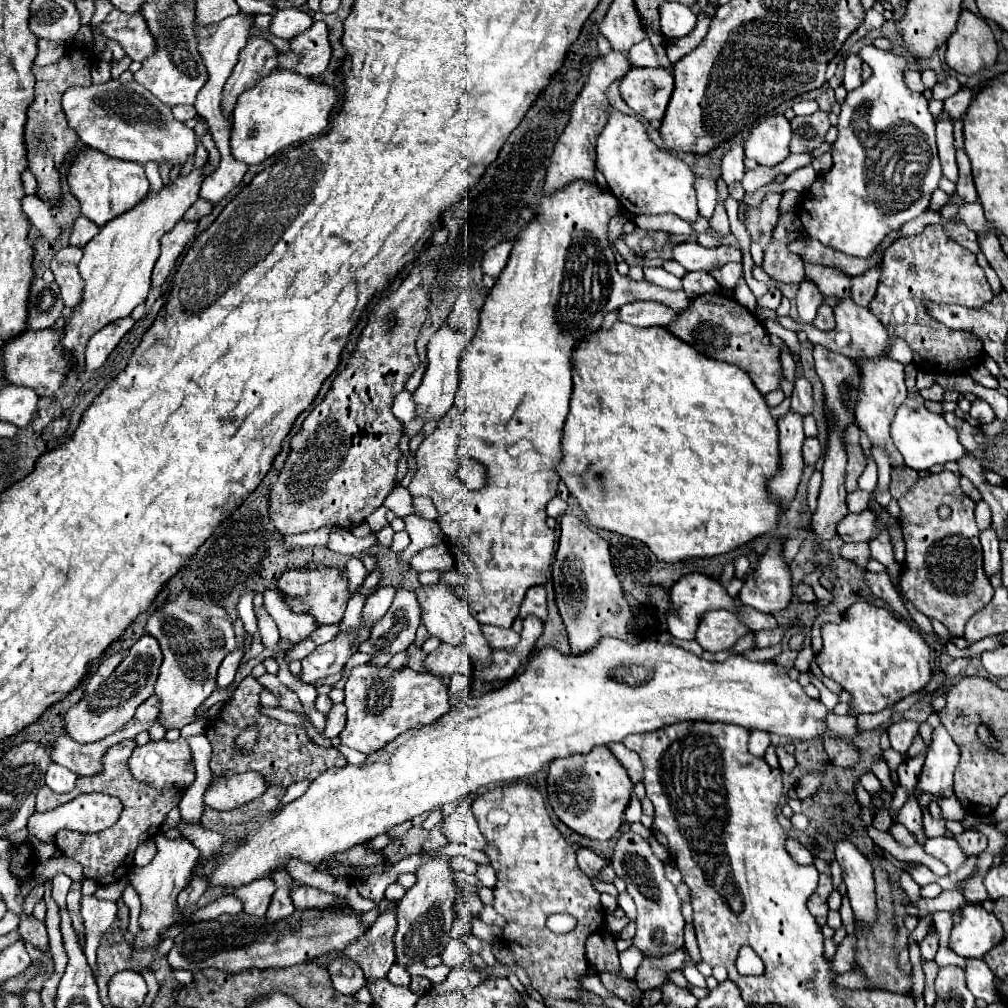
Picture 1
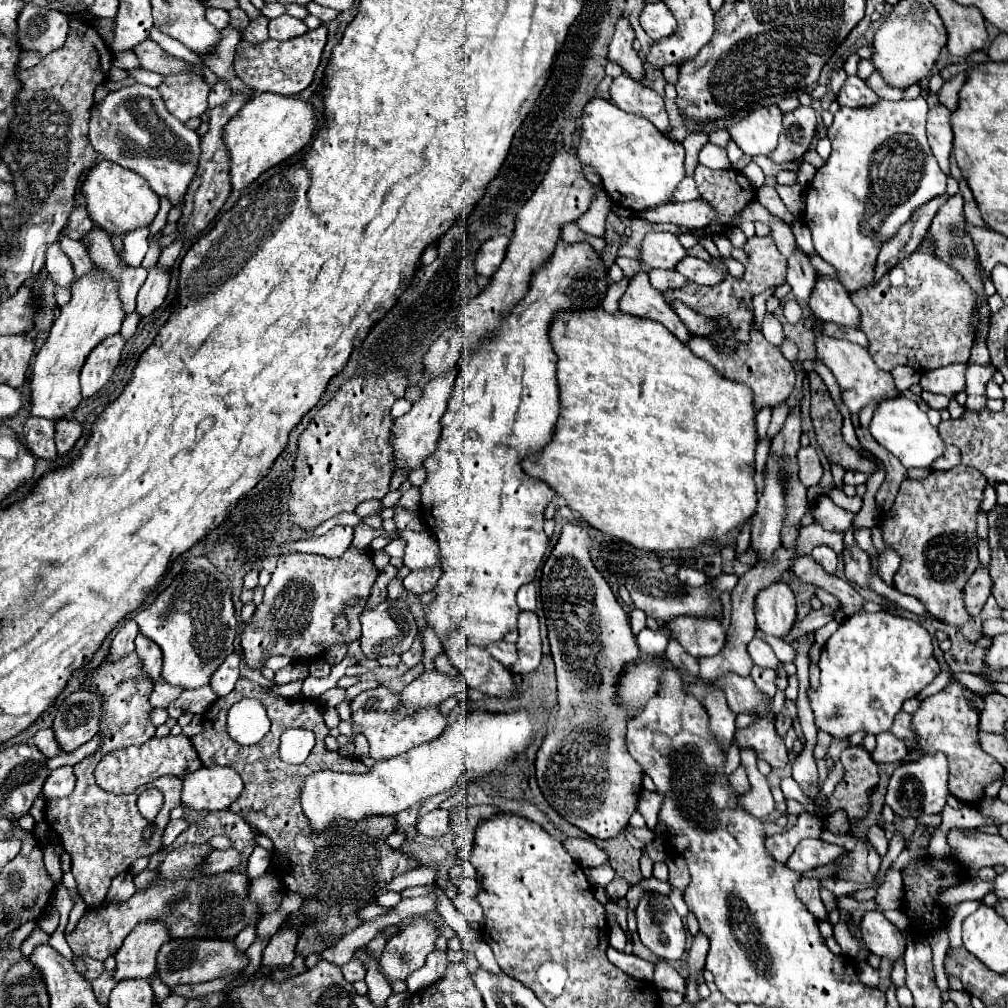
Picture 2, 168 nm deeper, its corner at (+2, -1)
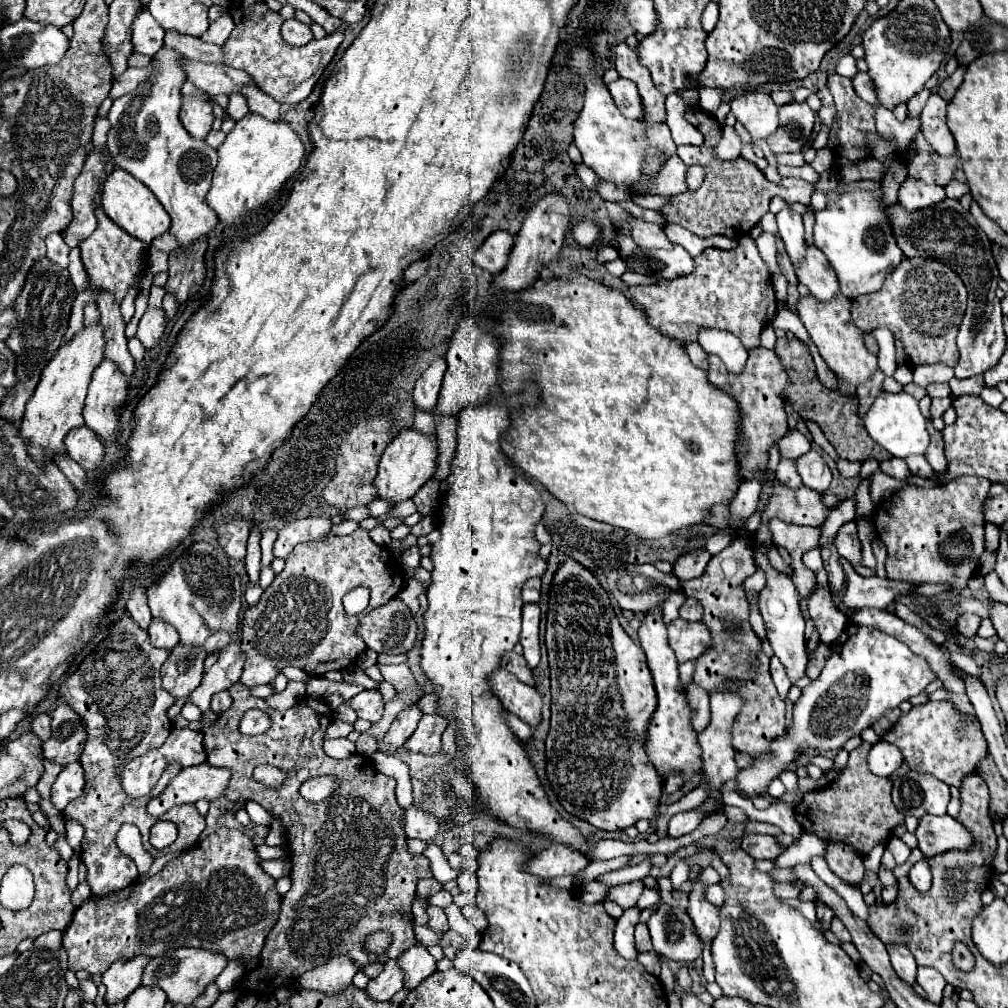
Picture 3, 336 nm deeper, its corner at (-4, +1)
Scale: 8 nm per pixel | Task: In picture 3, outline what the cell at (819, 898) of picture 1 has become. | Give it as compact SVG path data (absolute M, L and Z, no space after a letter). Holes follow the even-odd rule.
M779 883L777 885L777 893L783 899L797 899L801 895L801 889L795 883Z

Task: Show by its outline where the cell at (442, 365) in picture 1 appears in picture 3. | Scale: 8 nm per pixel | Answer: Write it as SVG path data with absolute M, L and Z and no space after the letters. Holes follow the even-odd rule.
M401 429L397 437L385 449L379 463L379 473L375 477L375 487L377 487L379 497L389 499L391 505L411 499L419 491L419 487L435 475L437 455L439 455L437 449L439 447L437 447L435 435L425 435L417 429Z

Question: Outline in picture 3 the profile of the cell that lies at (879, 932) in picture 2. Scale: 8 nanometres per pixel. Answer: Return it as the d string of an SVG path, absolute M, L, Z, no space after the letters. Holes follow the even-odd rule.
M891 943L887 945L887 953L891 957L891 965L895 969L895 973L909 985L915 983L915 975L917 975L917 963L915 963L915 957L913 953L905 947L905 945L897 945L897 943Z

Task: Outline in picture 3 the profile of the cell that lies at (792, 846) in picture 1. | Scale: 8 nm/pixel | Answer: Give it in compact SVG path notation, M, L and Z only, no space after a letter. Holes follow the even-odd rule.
M763 833L745 835L741 845L755 859L775 859L775 857L779 857L785 851L785 847L777 841L777 837L763 835Z

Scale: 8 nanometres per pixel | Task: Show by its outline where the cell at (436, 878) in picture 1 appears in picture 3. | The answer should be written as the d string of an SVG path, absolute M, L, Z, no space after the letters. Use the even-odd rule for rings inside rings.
M389 959L383 965L383 971L369 981L369 985L365 987L369 997L373 997L375 1001L389 1001L397 991L401 991L405 985L405 971L401 969L397 959Z

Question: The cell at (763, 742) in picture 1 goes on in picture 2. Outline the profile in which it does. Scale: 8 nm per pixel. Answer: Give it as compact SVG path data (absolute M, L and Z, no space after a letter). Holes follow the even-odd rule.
M737 767L737 771L729 777L729 785L731 785L731 789L735 791L735 793L749 793L749 789L751 789L751 785L749 785L749 781L747 781L747 775L745 775L745 769L743 767Z

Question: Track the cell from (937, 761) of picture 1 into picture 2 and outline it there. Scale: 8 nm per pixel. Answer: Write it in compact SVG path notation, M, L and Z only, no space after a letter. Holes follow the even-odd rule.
M943 753L937 755L925 755L915 763L899 765L899 771L893 771L889 779L889 789L885 795L885 805L893 809L895 815L907 819L907 817L919 817L919 815L935 815L941 813L947 801L947 757Z

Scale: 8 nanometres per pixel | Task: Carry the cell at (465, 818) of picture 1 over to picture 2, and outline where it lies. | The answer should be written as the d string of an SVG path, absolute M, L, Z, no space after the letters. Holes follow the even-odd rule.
M433 809L417 821L417 831L425 837L441 837L447 833L447 823L449 823L449 811Z

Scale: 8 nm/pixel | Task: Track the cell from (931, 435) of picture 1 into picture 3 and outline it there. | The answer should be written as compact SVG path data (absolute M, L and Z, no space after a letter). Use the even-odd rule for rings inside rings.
M881 393L871 409L865 415L865 429L873 441L877 441L883 449L887 449L895 457L909 457L909 455L925 455L929 447L929 431L927 419L921 415L919 403L909 393Z

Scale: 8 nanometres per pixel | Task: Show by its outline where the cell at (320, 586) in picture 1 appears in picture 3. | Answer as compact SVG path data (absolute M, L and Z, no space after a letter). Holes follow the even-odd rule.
M355 529L347 537L333 537L333 541L297 545L285 559L285 569L261 595L261 601L245 611L245 623L241 625L241 649L247 655L247 661L243 667L241 681L247 687L271 683L285 665L299 667L309 675L325 675L327 671L339 671L353 665L365 649L365 641L353 633L363 615L347 619L341 605L343 595L359 585L367 587L371 591L371 599L363 613L369 613L371 609L385 605L399 593L399 577L403 583L403 569L399 569L399 563L391 549L375 545L365 529Z

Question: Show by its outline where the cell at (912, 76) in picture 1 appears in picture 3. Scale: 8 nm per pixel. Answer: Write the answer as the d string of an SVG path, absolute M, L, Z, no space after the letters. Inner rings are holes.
M857 73L853 77L853 87L857 91L859 97L863 97L863 101L871 103L871 105L877 105L879 103L879 97L877 97L877 89L869 77L869 73Z

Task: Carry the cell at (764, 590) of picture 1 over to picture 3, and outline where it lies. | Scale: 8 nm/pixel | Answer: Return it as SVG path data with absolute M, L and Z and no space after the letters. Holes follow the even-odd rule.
M757 555L757 565L761 569L765 569L765 573L767 573L767 587L765 587L765 591L761 591L761 597L759 597L759 609L761 609L765 627L767 627L767 639L771 643L775 655L779 657L779 661L787 667L789 679L797 681L799 677L805 675L805 667L807 667L807 651L805 651L805 635L803 635L805 633L805 617L799 607L799 593L791 581L791 577L775 571L763 555Z

